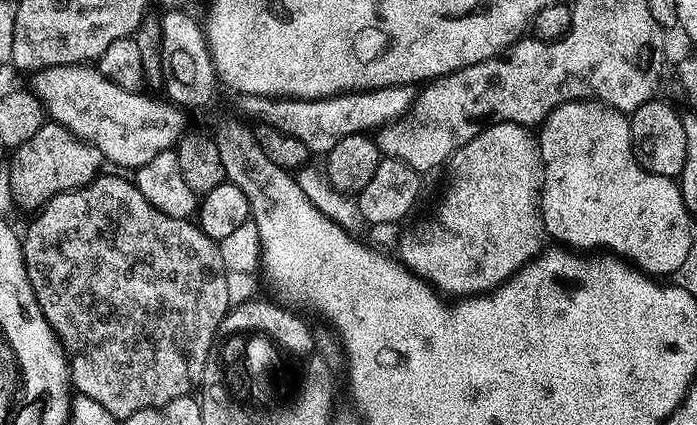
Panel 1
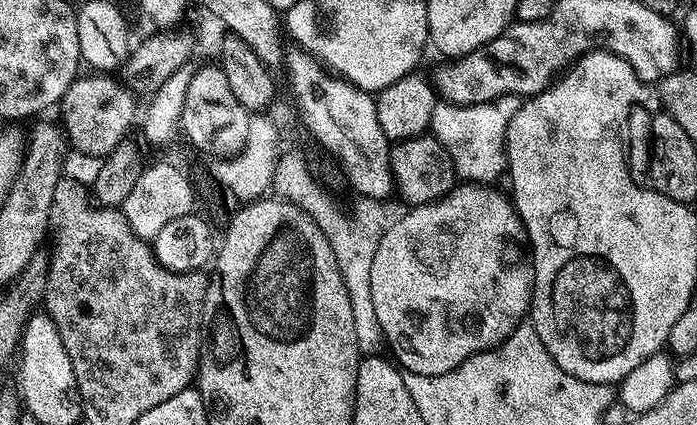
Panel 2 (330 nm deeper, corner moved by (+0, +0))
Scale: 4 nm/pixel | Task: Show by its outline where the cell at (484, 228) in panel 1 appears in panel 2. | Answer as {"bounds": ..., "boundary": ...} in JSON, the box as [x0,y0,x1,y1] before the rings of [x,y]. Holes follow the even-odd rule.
{"bounds":[370,182,532,376],"boundary":[[[471,182],[457,183],[452,191],[433,204],[417,204],[407,209],[405,216],[385,227],[382,238],[378,242],[378,250],[374,250],[374,266],[370,266],[370,294],[374,297],[374,310],[378,313],[378,326],[382,326],[384,344],[392,347],[391,355],[395,363],[404,372],[437,376],[454,370],[466,358],[488,348],[501,344],[515,328],[529,315],[532,306],[532,262],[529,249],[526,247],[526,233],[516,206],[507,195],[499,192],[499,187]]]}

